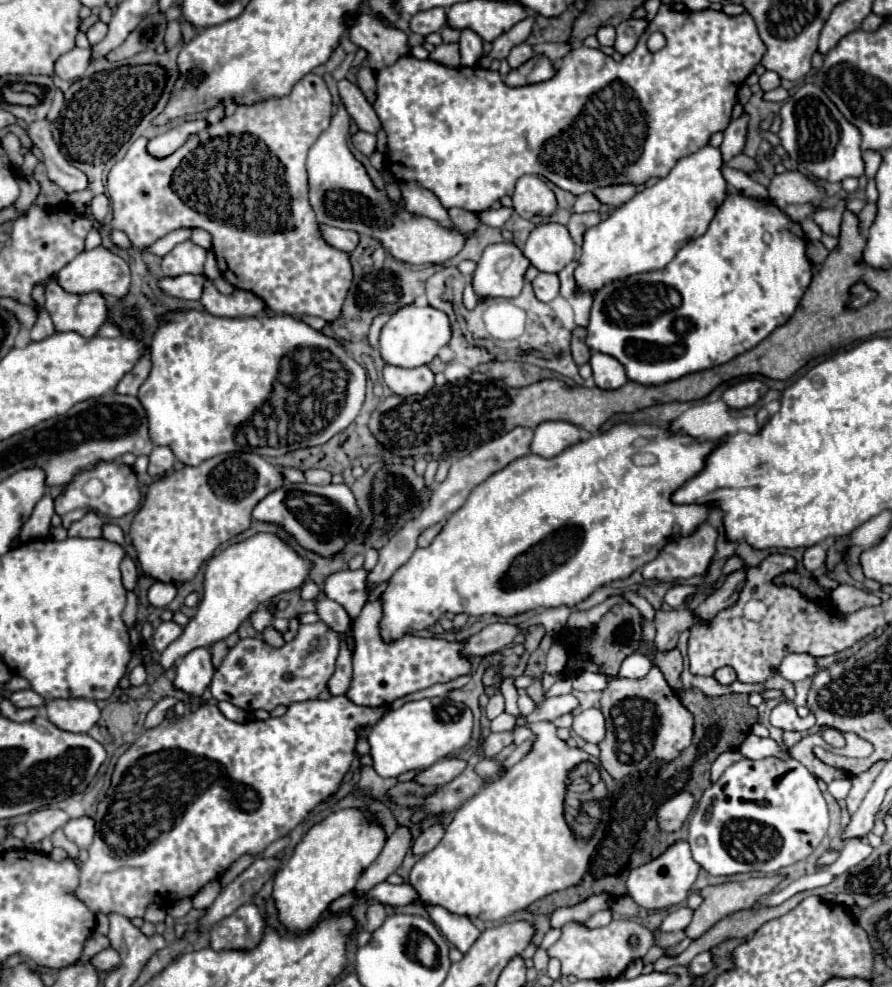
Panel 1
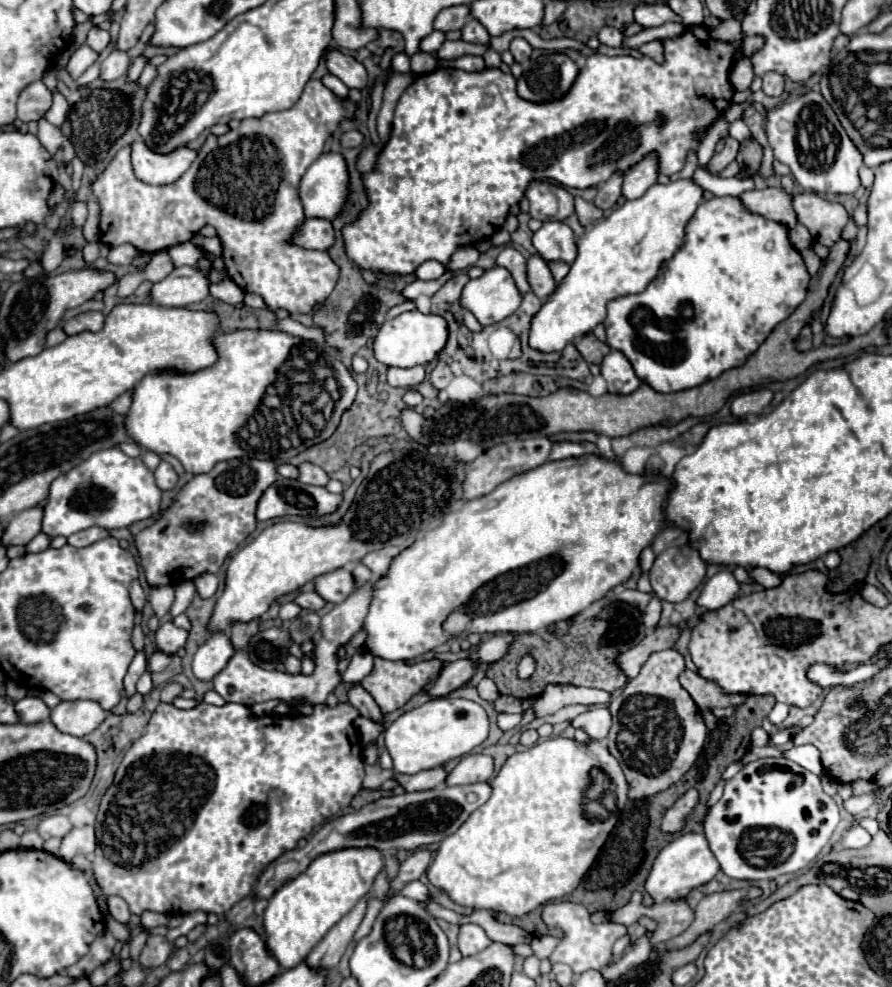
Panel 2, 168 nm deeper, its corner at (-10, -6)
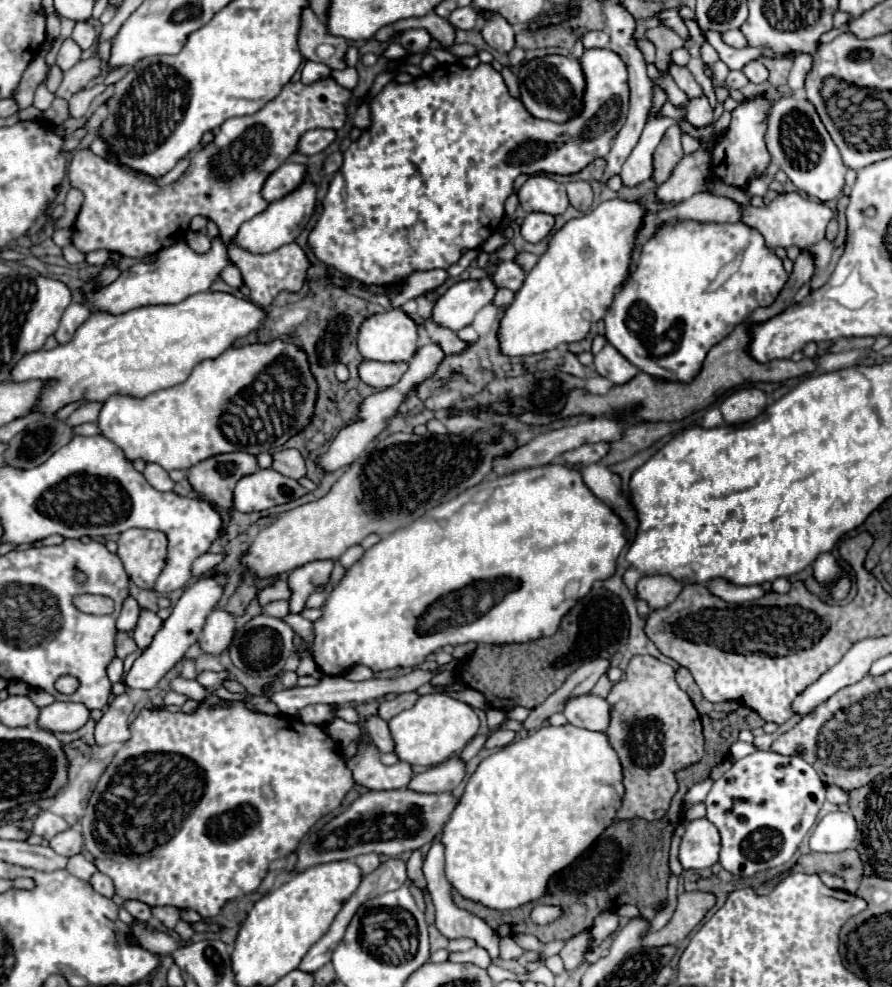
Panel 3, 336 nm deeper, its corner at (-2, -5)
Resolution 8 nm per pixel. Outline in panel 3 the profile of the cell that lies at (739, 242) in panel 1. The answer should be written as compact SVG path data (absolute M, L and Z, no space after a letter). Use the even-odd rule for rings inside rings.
M680 221L674 225L660 225L654 237L642 247L638 267L628 283L616 293L604 317L606 339L644 373L666 381L692 381L710 347L724 339L758 305L770 305L786 281L788 273L784 271L782 261L764 245L762 235L744 223ZM726 265L730 267L730 275L724 283L718 283L720 269Z

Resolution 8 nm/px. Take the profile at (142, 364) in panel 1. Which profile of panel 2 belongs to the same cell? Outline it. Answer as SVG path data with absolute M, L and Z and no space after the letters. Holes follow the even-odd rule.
M128 390L126 394L118 396L118 398L110 404L110 408L112 408L114 412L118 412L118 414L126 414L126 412L130 410L130 402L132 402L132 392Z

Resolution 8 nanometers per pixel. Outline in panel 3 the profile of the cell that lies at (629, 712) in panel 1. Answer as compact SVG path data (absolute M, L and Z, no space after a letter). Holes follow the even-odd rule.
M632 657L626 669L626 679L614 683L610 695L606 697L612 707L612 721L606 731L614 751L618 753L622 767L624 767L624 803L616 815L618 821L628 819L662 819L670 807L670 801L678 789L676 785L676 771L686 769L698 763L704 755L704 737L702 737L702 723L696 707L692 705L690 697L678 687L674 679L674 669L668 663L662 663L654 657Z

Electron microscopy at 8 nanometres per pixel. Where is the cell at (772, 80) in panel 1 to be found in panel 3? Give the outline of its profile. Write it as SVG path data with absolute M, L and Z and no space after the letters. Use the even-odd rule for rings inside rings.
M750 61L742 67L742 73L752 81L752 83L762 83L768 79L768 69L760 61Z

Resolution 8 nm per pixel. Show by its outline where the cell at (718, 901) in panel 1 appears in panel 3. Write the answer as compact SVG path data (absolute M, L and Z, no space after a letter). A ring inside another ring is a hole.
M692 891L678 895L678 907L672 915L672 919L656 933L648 933L642 939L644 947L664 947L664 945L676 945L682 941L706 915L706 911L714 905L712 893Z

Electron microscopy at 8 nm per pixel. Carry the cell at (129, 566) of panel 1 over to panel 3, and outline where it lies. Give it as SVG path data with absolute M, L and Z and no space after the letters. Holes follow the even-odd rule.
M128 597L124 601L122 613L120 613L118 621L116 621L116 629L118 631L132 631L134 625L136 625L136 621L138 621L138 613L140 613L140 605L136 603L136 599Z

